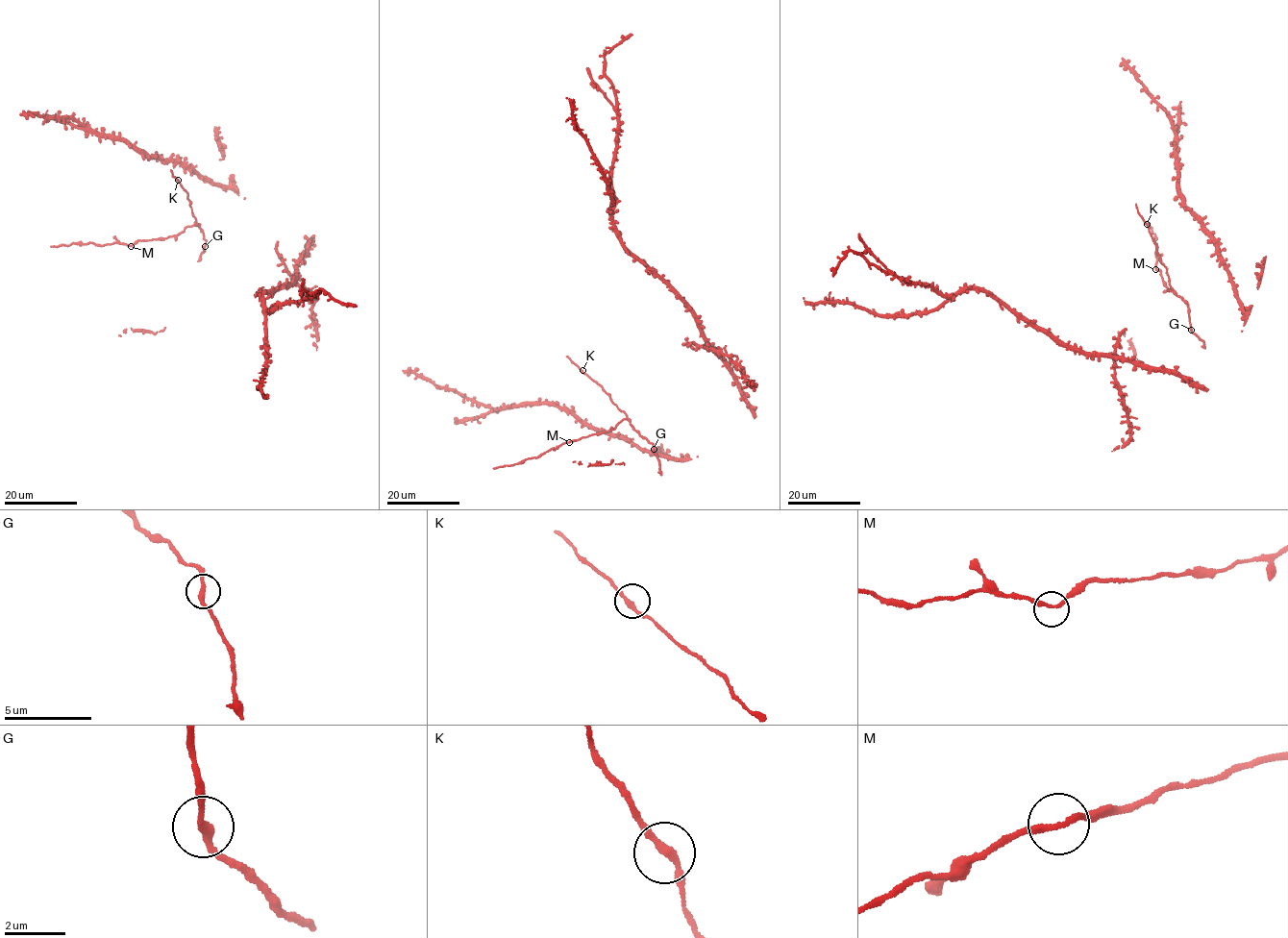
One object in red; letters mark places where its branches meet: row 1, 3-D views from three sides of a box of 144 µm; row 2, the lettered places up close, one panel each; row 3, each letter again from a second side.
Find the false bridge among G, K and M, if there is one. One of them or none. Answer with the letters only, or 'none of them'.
none of them

